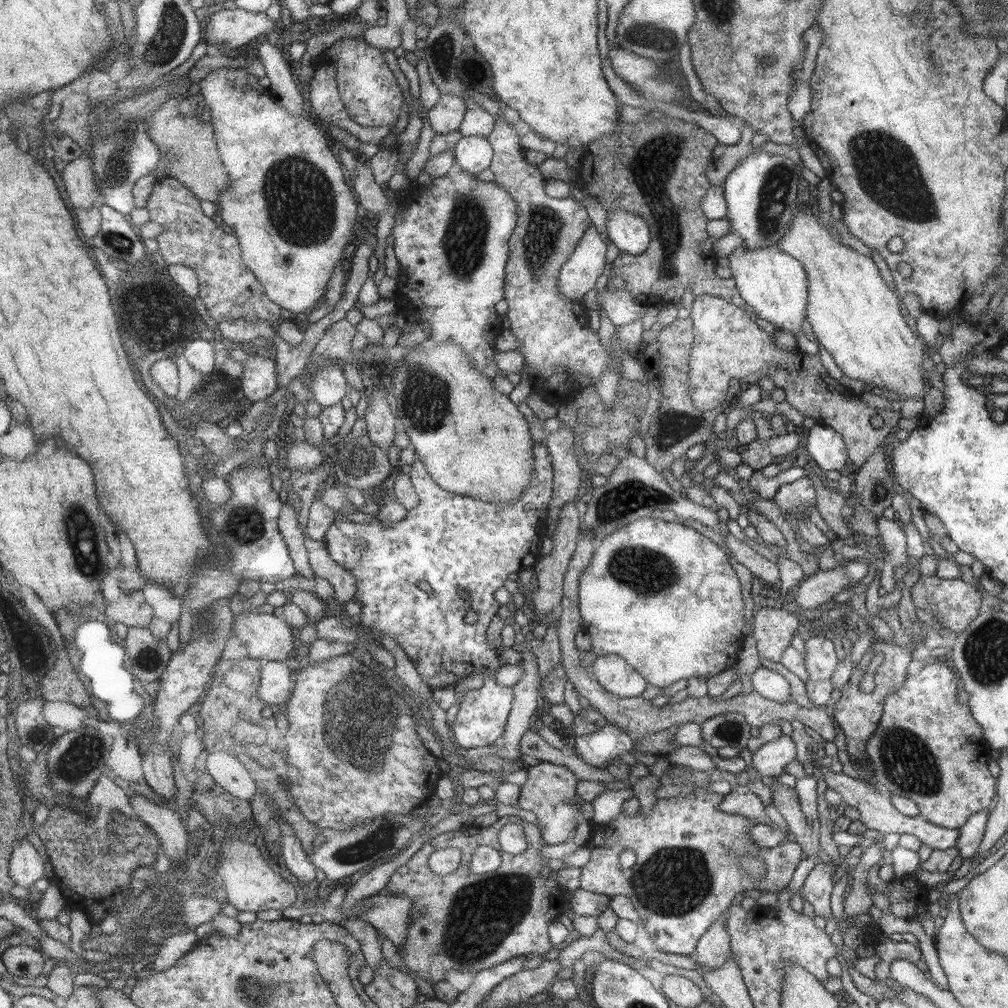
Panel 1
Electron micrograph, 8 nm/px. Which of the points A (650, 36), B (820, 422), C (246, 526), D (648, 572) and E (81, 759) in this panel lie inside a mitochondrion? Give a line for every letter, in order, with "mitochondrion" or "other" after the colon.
A: mitochondrion
B: other
C: mitochondrion
D: mitochondrion
E: mitochondrion

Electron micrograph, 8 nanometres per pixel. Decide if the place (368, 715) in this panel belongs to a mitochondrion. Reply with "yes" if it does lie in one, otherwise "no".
yes

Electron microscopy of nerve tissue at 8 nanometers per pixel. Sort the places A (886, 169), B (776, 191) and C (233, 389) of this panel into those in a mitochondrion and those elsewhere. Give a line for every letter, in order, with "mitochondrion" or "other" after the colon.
A: mitochondrion
B: mitochondrion
C: other

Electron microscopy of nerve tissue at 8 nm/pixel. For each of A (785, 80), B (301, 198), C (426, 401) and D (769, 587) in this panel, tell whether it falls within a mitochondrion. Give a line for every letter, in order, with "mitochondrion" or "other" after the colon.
A: other
B: mitochondrion
C: mitochondrion
D: other

